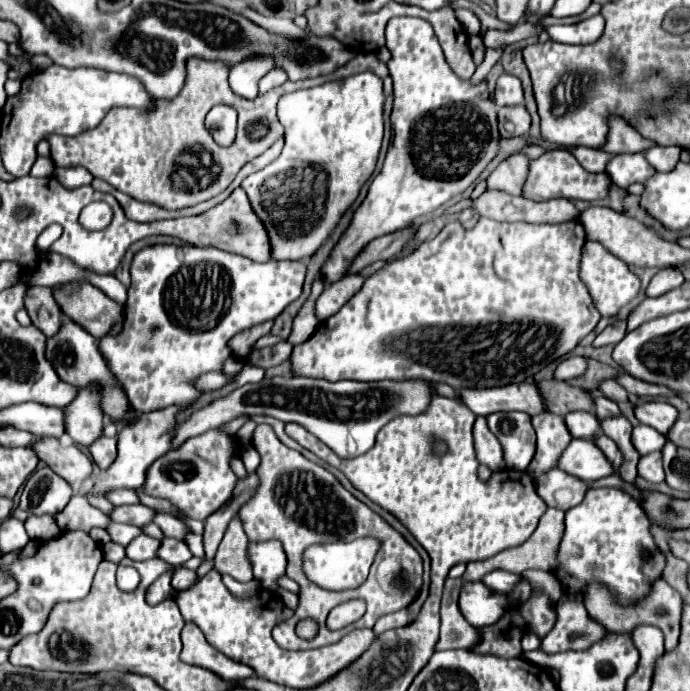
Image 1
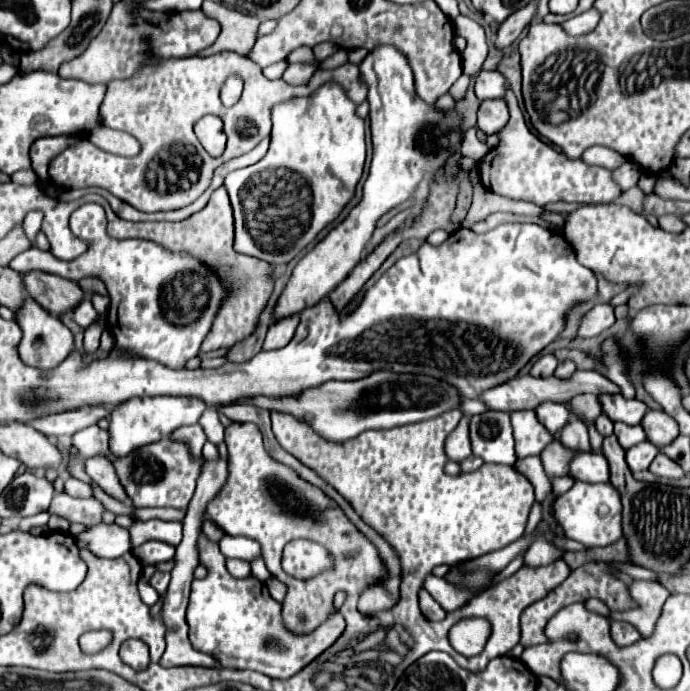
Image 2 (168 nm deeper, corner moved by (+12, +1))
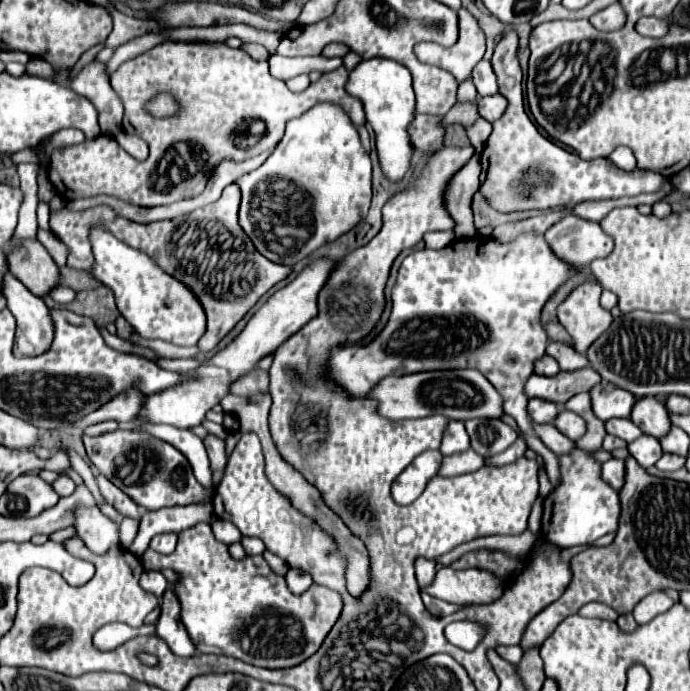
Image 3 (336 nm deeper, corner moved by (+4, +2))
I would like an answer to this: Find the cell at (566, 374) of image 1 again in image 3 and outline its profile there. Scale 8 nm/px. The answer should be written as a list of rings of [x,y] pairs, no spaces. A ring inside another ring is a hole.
[[[542,356],[540,360],[534,362],[534,374],[542,374],[542,376],[554,376],[558,372],[558,362],[552,356]]]

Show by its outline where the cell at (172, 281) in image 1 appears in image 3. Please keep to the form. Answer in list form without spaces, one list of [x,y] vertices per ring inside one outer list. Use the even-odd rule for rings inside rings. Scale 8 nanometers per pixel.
[[[106,230],[90,234],[96,264],[92,274],[114,290],[120,314],[136,328],[142,338],[158,338],[176,346],[196,346],[206,328],[206,316],[196,296],[182,282],[168,276],[150,256],[126,246]]]

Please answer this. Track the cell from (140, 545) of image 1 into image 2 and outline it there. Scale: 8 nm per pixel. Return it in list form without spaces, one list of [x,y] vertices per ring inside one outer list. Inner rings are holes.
[[[94,525],[88,531],[76,535],[76,543],[98,557],[122,557],[132,551],[128,529],[118,525]]]

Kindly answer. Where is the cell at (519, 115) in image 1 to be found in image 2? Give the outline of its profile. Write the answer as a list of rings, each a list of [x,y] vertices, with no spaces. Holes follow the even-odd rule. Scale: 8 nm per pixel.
[[[504,99],[482,101],[480,111],[478,111],[478,127],[486,135],[494,135],[494,133],[502,131],[504,125],[508,123],[508,119],[510,119],[510,113],[508,113],[508,105]]]

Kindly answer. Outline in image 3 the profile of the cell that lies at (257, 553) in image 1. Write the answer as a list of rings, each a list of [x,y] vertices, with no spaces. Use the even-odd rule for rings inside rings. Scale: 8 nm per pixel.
[[[216,520],[216,524],[212,522],[212,530],[216,532],[216,538],[224,544],[232,544],[232,542],[240,542],[242,534],[240,530],[236,530],[236,526],[232,526],[232,522],[228,520]]]

